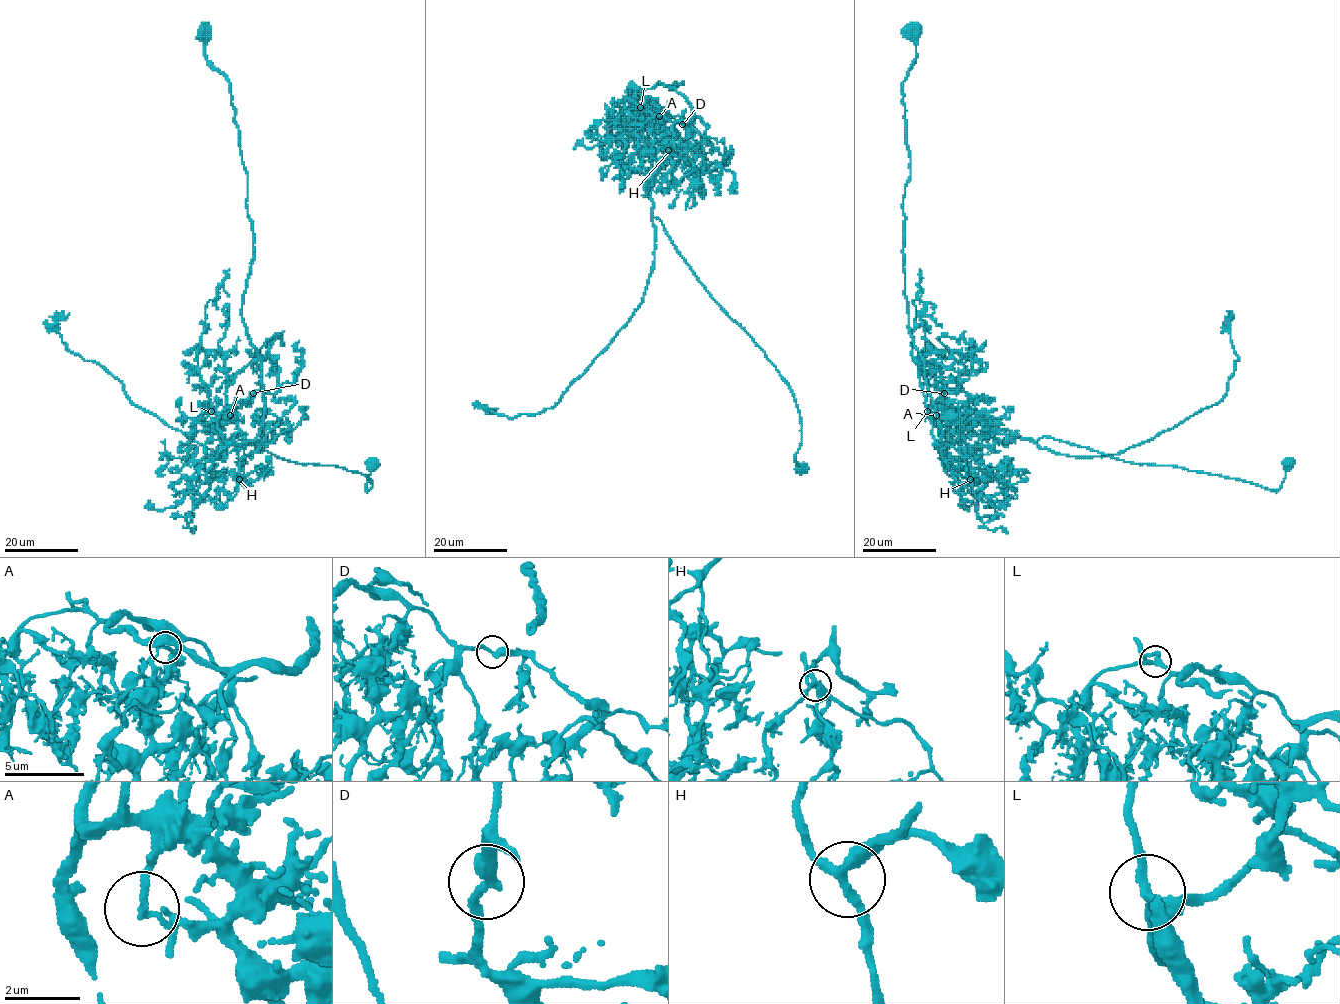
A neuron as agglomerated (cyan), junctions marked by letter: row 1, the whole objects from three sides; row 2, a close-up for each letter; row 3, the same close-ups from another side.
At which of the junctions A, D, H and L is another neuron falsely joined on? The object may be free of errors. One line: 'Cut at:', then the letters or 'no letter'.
Cut at: A

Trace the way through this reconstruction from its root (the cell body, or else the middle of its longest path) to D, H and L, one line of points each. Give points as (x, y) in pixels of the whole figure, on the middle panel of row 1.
D: (633, 93), (682, 83), (670, 88), (690, 103), (689, 121), (646, 112), (660, 111), (682, 125)
H: (633, 93), (682, 83), (670, 88), (690, 103), (692, 116), (672, 126), (668, 150)
L: (633, 93), (682, 83), (670, 88), (690, 103), (692, 116), (671, 121), (640, 107)

